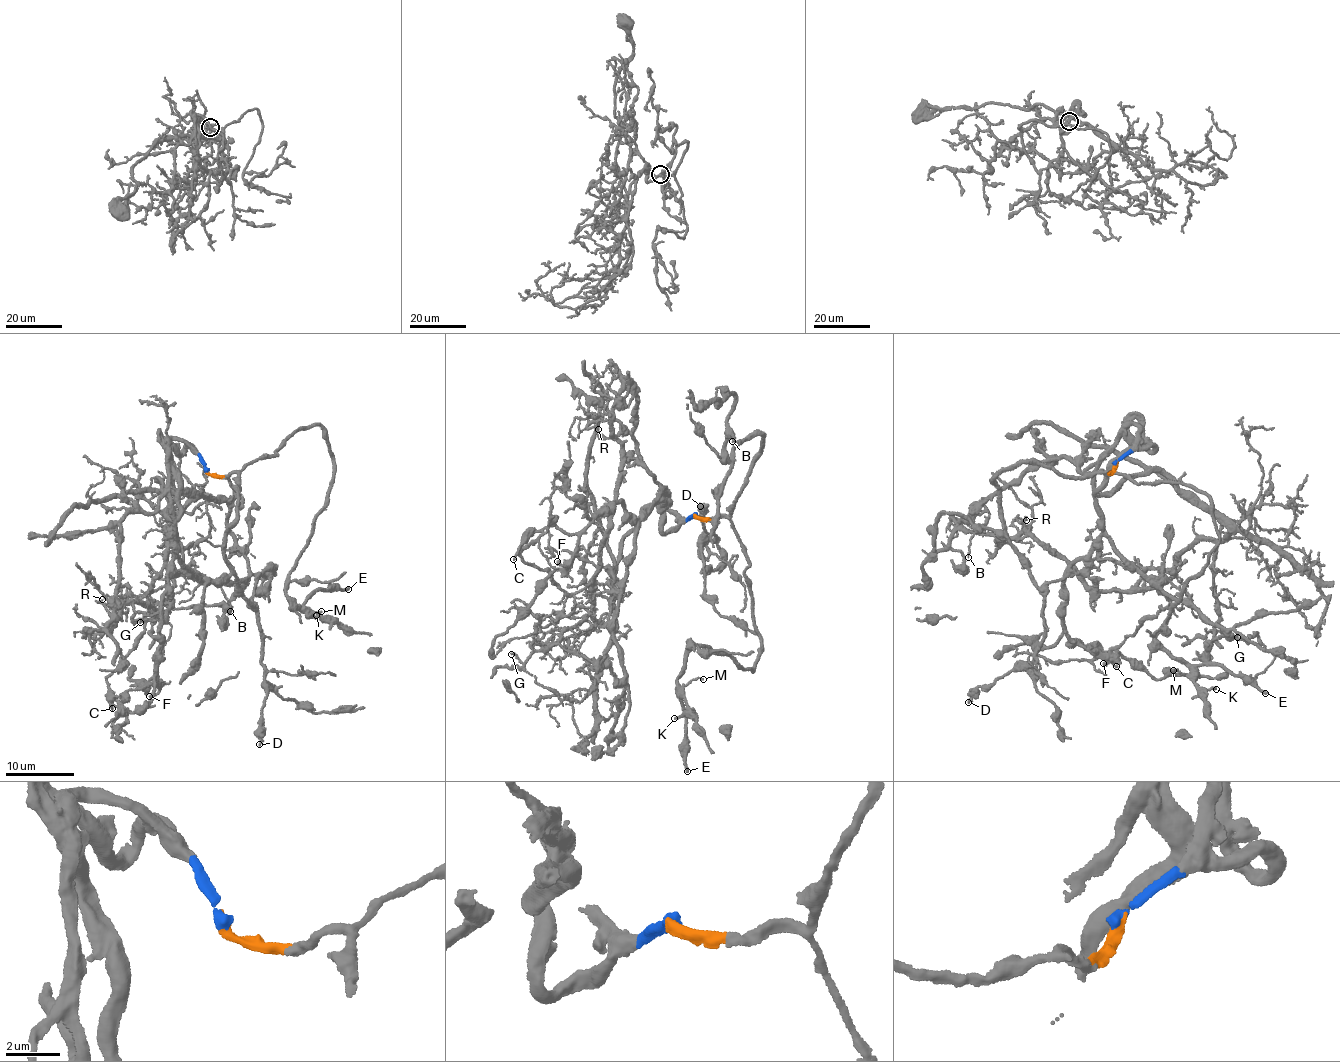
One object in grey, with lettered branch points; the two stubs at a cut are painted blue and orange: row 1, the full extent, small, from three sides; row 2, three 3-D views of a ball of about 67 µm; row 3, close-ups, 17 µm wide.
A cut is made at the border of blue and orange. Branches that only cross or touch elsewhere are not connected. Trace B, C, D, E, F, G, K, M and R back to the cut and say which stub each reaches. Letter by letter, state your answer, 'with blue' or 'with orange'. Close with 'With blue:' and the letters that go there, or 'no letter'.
B: with orange
C: with blue
D: with orange
E: with orange
F: with blue
G: with blue
K: with orange
M: with orange
R: with blue
With blue: C, F, G, R

